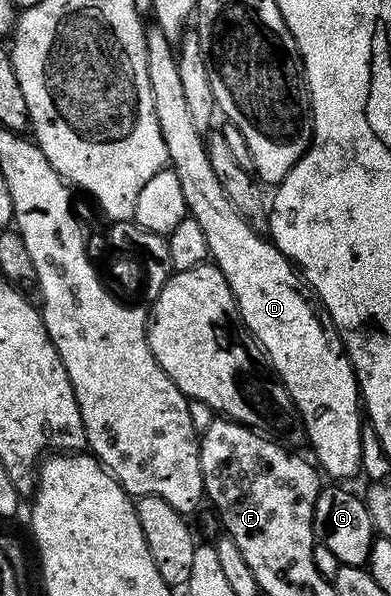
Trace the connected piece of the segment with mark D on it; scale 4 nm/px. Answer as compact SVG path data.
M152 24L145 29L146 64L150 76L150 92L154 96L154 112L158 116L158 128L162 132L162 140L166 144L170 168L182 183L182 194L186 196L188 214L202 228L206 235L206 244L211 261L226 276L226 284L230 284L230 292L234 296L236 306L240 310L240 318L248 325L248 330L260 344L260 349L268 353L268 361L272 363L277 378L290 392L294 404L304 421L304 432L307 445L312 445L311 457L315 465L332 480L348 480L361 473L362 436L362 399L360 386L356 382L356 373L352 361L344 353L344 342L336 327L332 325L327 314L323 313L311 289L288 257L278 249L275 242L269 240L261 231L255 230L242 215L230 204L222 184L218 184L218 176L214 176L214 168L210 168L210 156L205 135L194 128L194 119L190 116L190 107L186 104L186 92L182 89L182 79L178 77L178 64L174 44L166 40L162 28Z

